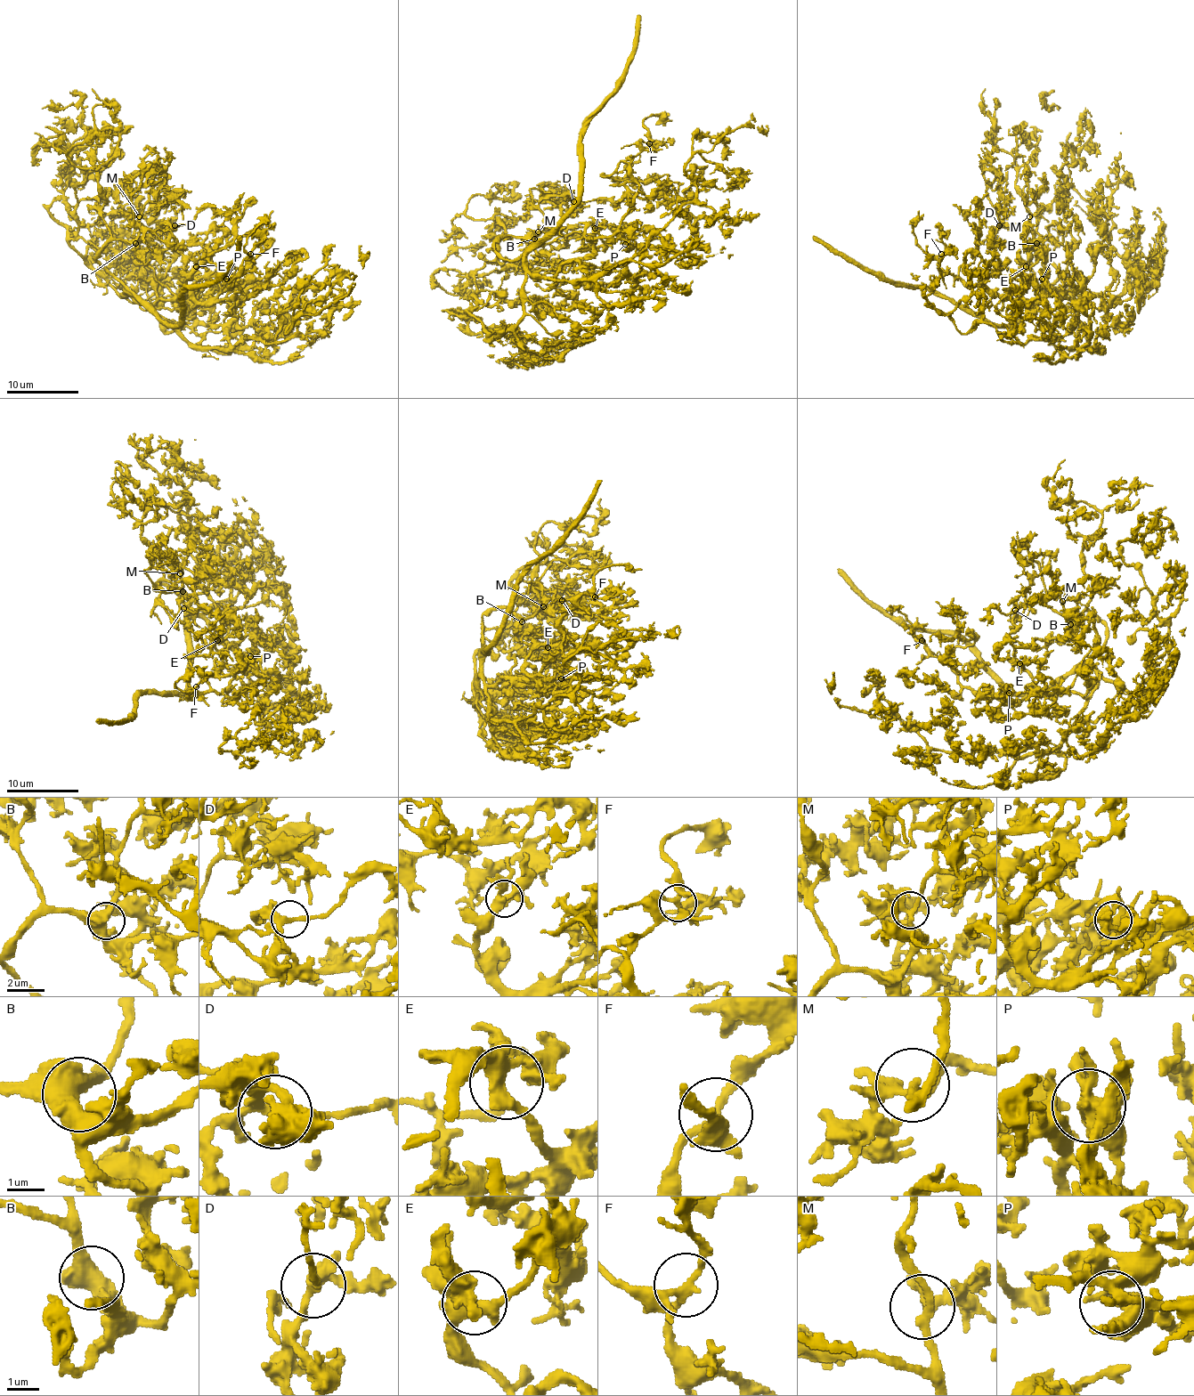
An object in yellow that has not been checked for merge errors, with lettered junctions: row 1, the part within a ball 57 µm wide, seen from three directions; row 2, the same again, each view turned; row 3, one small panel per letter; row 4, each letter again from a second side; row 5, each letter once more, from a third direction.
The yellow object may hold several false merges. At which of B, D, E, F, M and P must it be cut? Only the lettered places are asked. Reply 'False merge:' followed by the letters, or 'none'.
False merge: none

